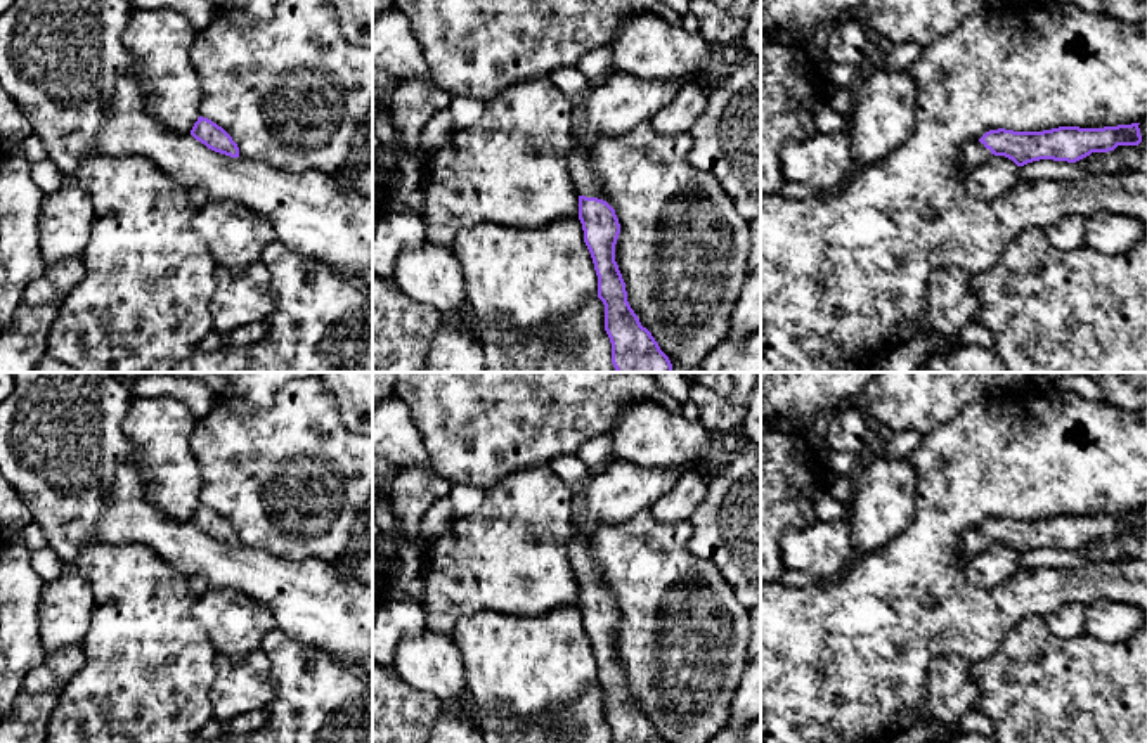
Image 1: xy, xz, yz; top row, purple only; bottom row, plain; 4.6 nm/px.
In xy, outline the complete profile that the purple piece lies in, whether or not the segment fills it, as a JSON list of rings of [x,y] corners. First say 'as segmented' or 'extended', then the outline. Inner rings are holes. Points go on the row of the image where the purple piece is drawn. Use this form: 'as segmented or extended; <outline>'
as segmented; [[[199,116],[191,135],[215,152],[239,158],[239,147],[232,137],[208,118]]]

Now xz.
extended; [[[577,137],[567,168],[579,192],[579,220],[598,275],[598,298],[605,305],[605,331],[612,343],[615,371],[672,372],[669,357],[641,326],[627,301],[625,282],[615,262],[620,223],[615,210],[601,199],[603,184],[593,170],[591,149],[584,147]]]

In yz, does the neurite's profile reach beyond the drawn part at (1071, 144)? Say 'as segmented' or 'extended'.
extended

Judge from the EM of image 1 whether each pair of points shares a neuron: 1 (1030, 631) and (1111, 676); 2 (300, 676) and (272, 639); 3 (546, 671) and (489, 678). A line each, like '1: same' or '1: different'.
1: same
2: same
3: same

